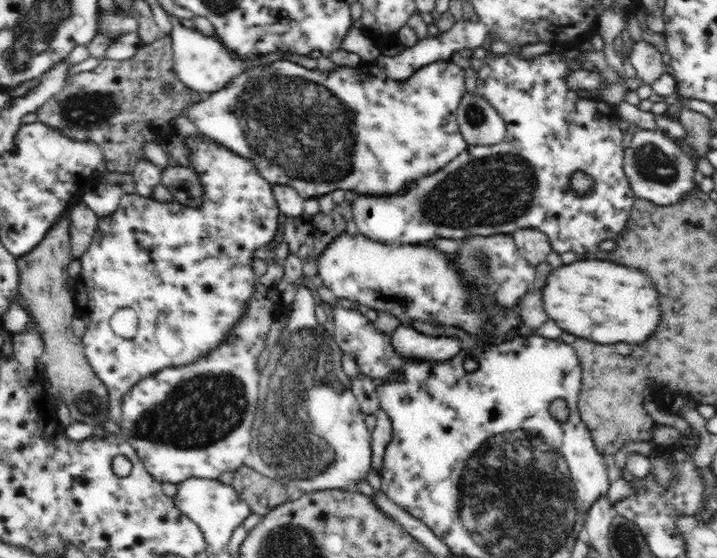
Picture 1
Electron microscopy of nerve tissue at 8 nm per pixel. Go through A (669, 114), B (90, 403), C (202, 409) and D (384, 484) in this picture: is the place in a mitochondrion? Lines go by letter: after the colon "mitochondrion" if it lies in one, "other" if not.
A: other
B: mitochondrion
C: mitochondrion
D: other

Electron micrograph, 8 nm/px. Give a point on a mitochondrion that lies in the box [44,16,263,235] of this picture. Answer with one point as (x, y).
(86, 110)

